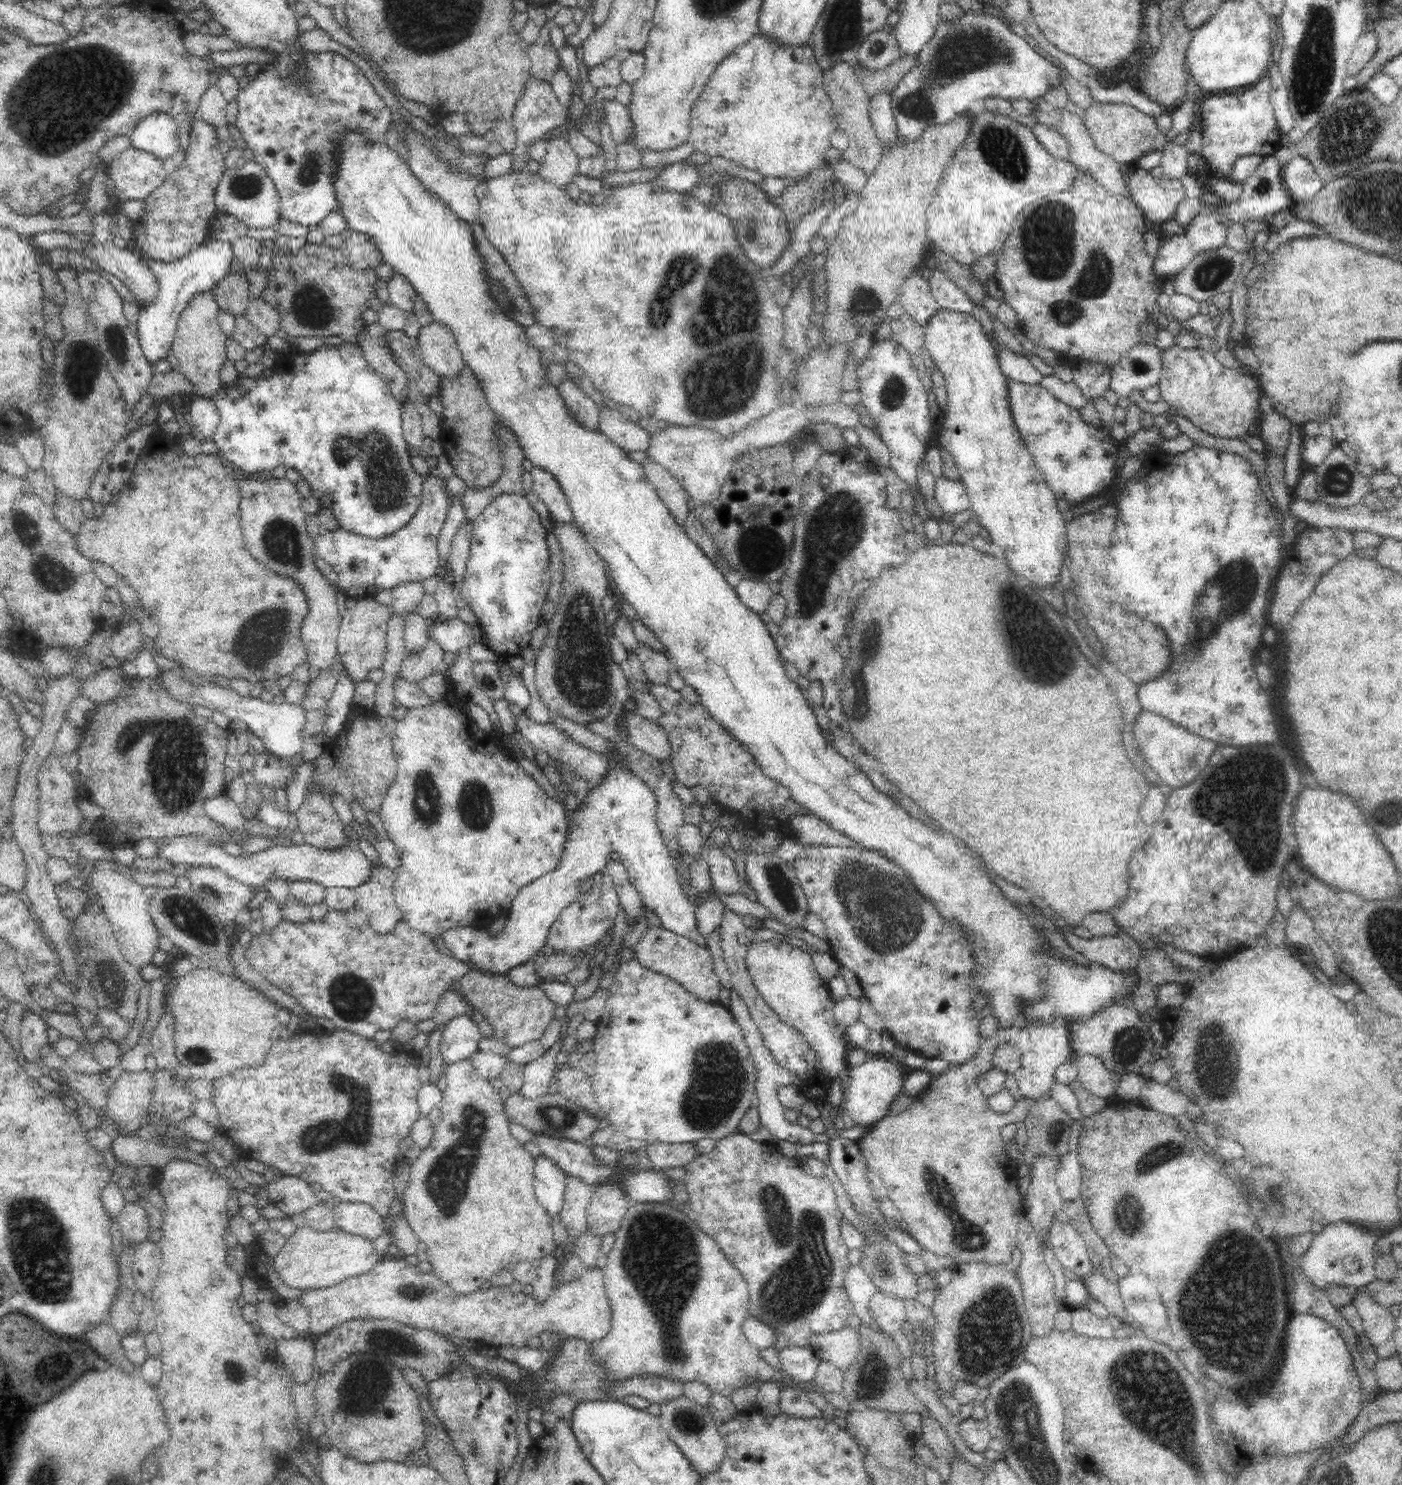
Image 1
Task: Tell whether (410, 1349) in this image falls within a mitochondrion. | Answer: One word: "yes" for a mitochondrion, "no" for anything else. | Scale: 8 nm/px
yes

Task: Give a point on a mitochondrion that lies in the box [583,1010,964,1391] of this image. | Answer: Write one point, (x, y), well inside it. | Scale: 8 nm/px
(663, 1264)

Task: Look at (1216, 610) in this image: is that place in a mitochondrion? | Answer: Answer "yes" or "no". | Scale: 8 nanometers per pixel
yes

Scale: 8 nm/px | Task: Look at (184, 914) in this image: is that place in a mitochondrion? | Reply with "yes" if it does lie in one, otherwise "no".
yes

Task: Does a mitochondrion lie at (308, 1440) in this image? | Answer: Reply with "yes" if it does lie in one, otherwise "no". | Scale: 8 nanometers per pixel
no

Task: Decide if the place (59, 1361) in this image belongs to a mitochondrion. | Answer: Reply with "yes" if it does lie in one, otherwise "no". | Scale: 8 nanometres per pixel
no

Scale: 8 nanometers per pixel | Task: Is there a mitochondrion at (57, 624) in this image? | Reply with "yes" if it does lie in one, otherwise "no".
no

